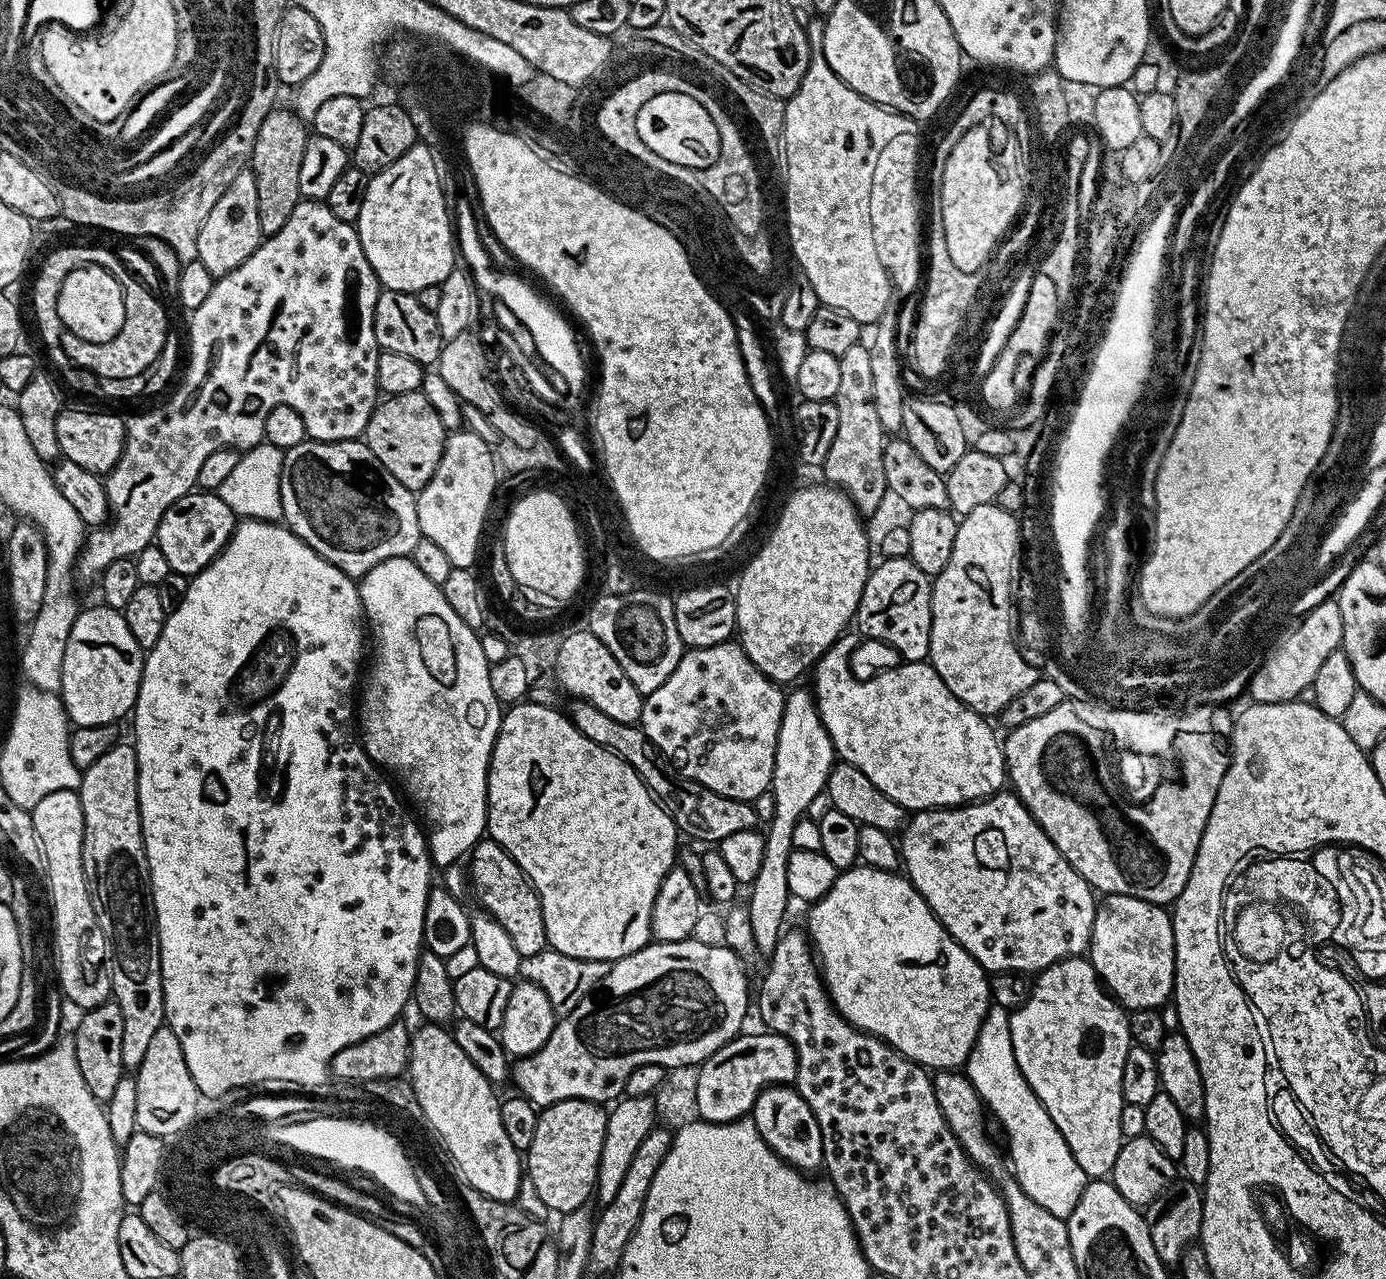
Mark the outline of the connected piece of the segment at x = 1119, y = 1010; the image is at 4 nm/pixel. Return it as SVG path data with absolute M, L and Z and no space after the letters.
M1083 955L1067 956L1035 977L1032 992L1023 1006L1011 1009L1010 1042L1026 1082L1050 1114L1054 1126L1058 1126L1062 1138L1066 1138L1066 1146L1070 1146L1085 1177L1107 1177L1118 1158L1120 1145L1125 1141L1120 1125L1125 1104L1122 1066L1126 1066L1130 1037L1125 1009L1106 991L1088 958Z

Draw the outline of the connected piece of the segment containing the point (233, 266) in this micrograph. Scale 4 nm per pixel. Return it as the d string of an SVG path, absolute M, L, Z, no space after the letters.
M245 170L230 182L226 194L218 198L214 210L202 222L202 230L198 230L198 254L196 259L210 270L213 278L230 274L230 270L238 270L250 254L260 245L262 233L258 226L258 186L254 182L251 170Z

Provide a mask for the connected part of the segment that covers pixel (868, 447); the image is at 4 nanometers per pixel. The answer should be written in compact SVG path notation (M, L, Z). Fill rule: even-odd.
M861 342L850 346L846 354L840 357L840 377L836 405L838 406L838 431L834 433L834 442L830 445L830 454L826 454L822 471L829 485L835 486L845 492L854 502L854 506L860 511L861 517L869 518L880 508L884 496L889 495L886 486L886 469L882 466L882 454L886 443L886 433L882 422L878 419L878 413L874 406L874 381L872 368L870 367L870 347Z

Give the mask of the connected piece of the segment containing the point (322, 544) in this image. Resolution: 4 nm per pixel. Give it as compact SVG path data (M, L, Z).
M305 439L303 444L287 449L280 475L280 501L284 511L282 520L294 535L302 538L306 546L313 548L319 556L326 558L338 570L348 576L365 576L374 566L399 556L411 557L414 546L422 539L416 496L370 450L363 439L342 442L322 442Z

